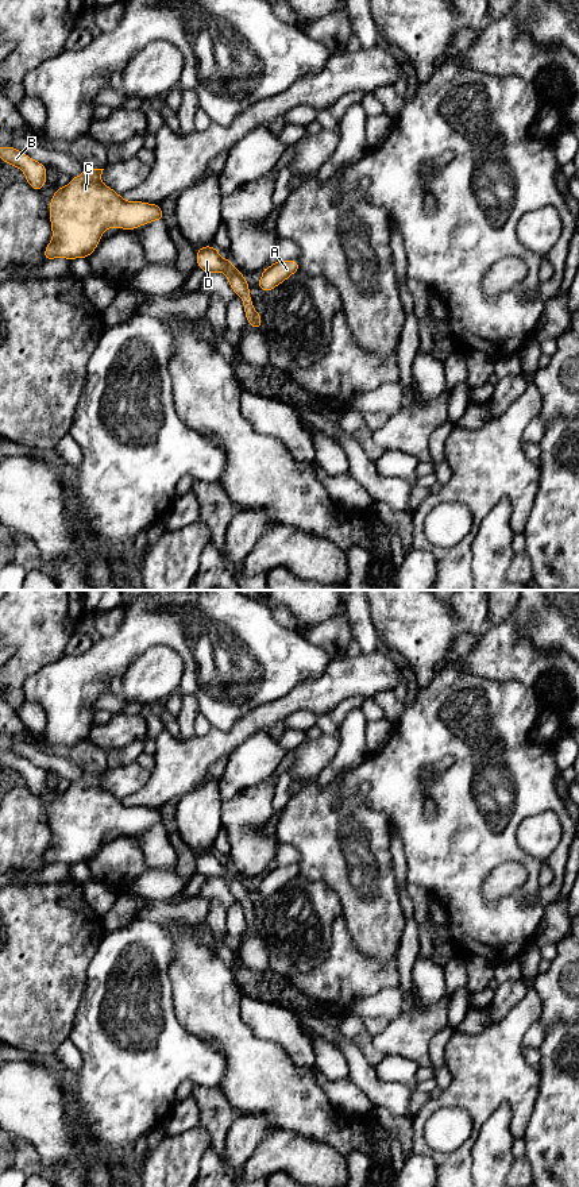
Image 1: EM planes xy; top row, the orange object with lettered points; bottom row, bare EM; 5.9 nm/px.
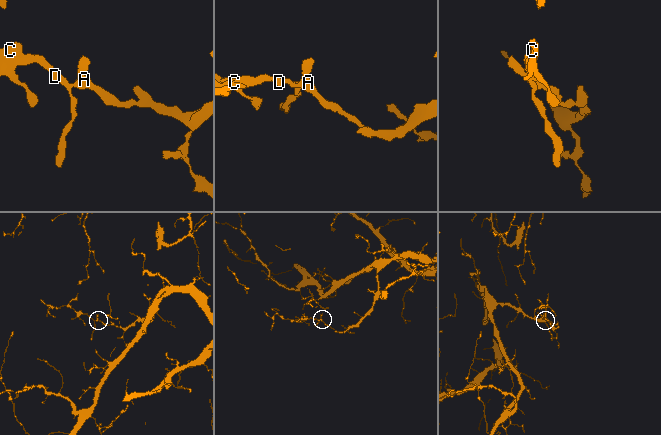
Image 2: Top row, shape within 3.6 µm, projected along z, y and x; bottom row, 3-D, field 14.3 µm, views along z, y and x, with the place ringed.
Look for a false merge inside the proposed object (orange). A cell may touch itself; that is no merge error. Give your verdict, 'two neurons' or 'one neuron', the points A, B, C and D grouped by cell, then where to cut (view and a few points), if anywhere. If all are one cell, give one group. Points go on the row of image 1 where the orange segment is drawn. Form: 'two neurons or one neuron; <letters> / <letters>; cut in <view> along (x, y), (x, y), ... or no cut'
one neuron; A B C D; no cut

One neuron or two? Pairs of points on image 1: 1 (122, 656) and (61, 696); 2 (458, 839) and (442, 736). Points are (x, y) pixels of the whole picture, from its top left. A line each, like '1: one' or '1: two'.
1: one
2: one

